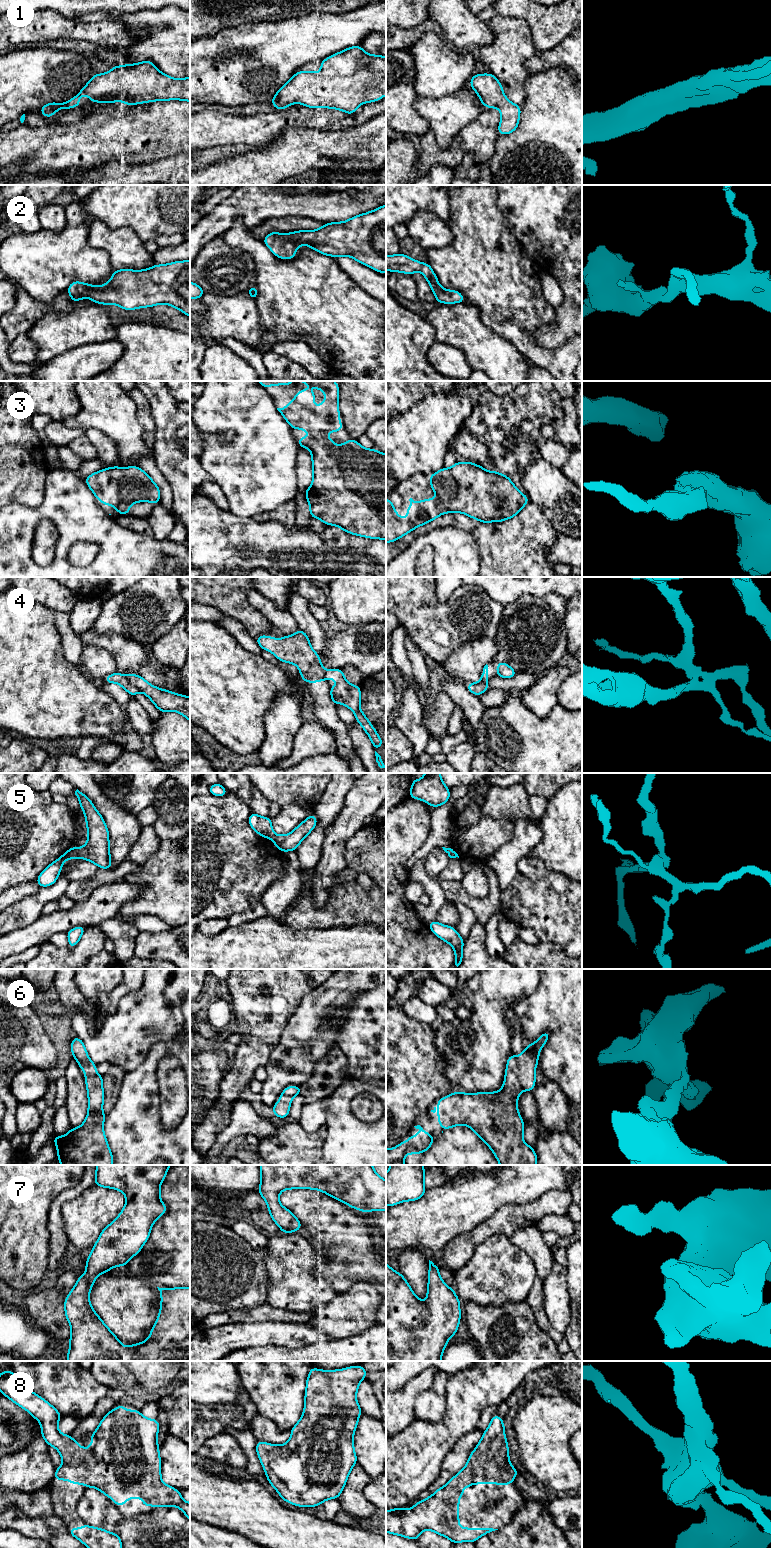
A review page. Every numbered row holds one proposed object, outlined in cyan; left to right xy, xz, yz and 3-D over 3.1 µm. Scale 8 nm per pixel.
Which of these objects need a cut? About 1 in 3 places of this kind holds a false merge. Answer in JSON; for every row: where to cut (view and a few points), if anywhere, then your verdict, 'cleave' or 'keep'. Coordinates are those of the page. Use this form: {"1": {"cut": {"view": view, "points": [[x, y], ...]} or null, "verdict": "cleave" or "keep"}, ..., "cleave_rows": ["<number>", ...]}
{"1": {"cut": null, "verdict": "keep"}, "2": {"cut": null, "verdict": "keep"}, "3": {"cut": null, "verdict": "keep"}, "4": {"cut": {"view": "xy", "points": [[126, 677], [139, 690]]}, "verdict": "cleave"}, "5": {"cut": {"view": "xy", "points": [[79, 849], [77, 856]]}, "verdict": "cleave"}, "6": {"cut": null, "verdict": "keep"}, "7": {"cut": null, "verdict": "keep"}, "8": {"cut": null, "verdict": "keep"}, "cleave_rows": ["4", "5"]}

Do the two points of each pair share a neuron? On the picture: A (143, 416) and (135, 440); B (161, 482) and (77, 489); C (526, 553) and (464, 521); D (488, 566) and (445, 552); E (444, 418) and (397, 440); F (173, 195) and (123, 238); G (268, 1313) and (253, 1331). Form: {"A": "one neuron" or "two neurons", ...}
{"A": "two neurons", "B": "two neurons", "C": "two neurons", "D": "two neurons", "E": "one neuron", "F": "two neurons", "G": "two neurons"}

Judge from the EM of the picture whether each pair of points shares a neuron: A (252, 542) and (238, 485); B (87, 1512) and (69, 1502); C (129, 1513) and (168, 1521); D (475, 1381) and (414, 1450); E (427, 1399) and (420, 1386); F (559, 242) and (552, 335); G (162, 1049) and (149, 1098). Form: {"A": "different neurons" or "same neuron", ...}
{"A": "different neurons", "B": "different neurons", "C": "different neurons", "D": "same neuron", "E": "different neurons", "F": "same neuron", "G": "same neuron"}

